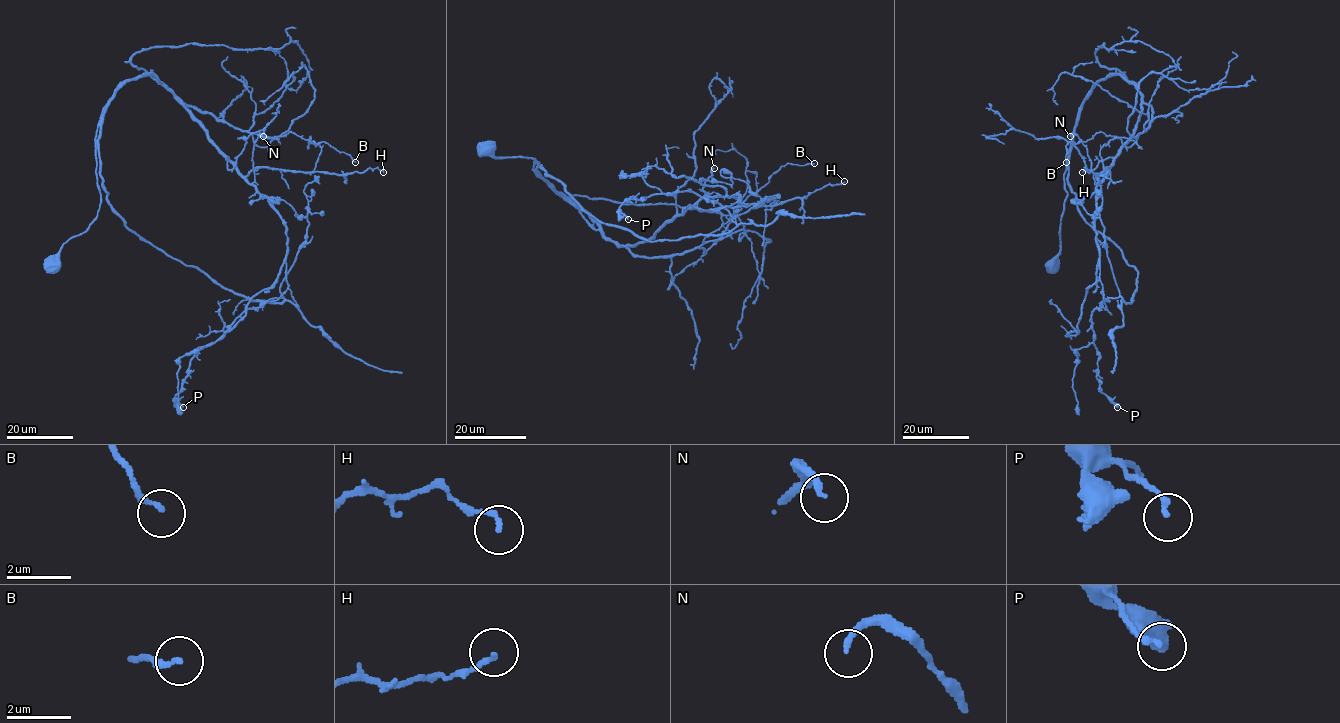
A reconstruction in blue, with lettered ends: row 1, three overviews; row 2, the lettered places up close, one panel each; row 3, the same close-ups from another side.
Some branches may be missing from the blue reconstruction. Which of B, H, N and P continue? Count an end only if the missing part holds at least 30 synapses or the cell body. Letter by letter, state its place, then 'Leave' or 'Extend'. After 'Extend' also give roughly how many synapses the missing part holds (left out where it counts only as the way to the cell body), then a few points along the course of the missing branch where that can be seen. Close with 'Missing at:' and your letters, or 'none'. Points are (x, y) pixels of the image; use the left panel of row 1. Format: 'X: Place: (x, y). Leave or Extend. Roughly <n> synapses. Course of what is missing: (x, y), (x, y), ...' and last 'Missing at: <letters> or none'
B: Place: (355, 162). Leave
H: Place: (383, 172). Leave
N: Place: (263, 136). Leave
P: Place: (183, 407). Leave
Missing at: none

